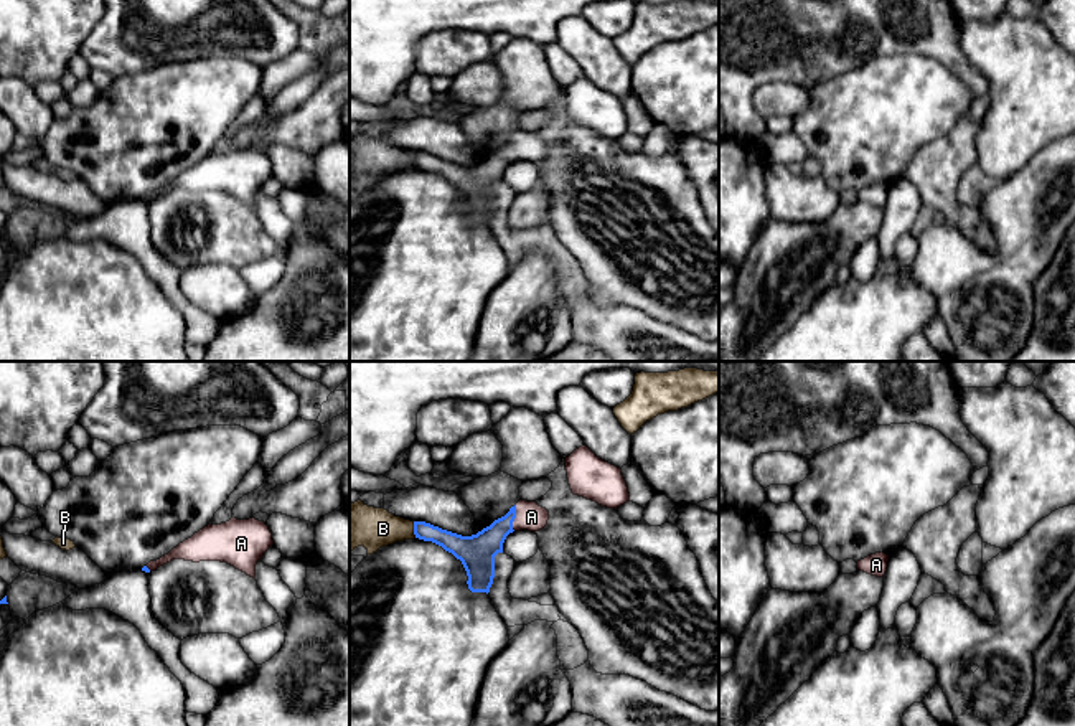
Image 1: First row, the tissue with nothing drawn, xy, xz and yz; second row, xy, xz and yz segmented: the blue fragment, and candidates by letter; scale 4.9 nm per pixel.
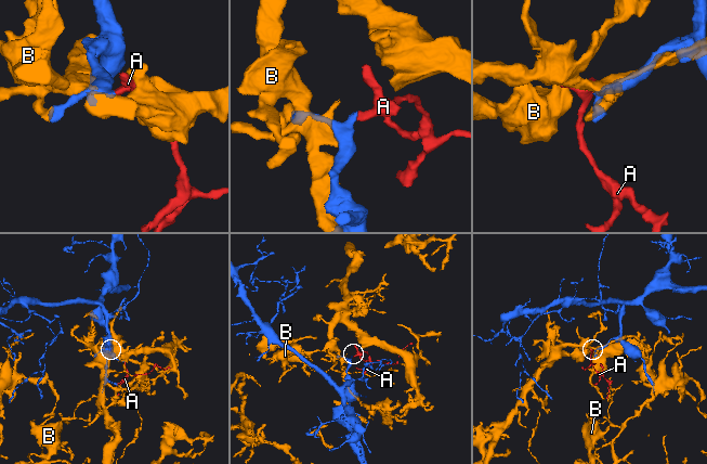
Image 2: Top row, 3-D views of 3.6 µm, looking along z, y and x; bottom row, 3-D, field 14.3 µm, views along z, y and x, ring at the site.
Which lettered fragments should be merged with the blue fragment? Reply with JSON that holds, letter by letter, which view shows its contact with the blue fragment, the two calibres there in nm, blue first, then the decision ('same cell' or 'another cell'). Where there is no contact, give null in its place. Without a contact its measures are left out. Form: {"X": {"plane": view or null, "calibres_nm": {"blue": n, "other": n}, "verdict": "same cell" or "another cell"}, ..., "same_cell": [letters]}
{"A": {"plane": "xz", "calibres_nm": {"blue": 180, "other": 140}, "verdict": "same cell"}, "B": {"plane": "xz", "calibres_nm": {"blue": 110, "other": 200}, "verdict": "another cell"}, "same_cell": ["A"]}

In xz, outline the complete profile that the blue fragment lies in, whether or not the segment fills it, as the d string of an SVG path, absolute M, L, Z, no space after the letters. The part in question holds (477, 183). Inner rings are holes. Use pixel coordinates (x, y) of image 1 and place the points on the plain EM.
M519 130L509 142L476 165L462 167L425 152L414 152L414 165L432 172L462 191L472 223L490 223L495 208L495 186L513 162L539 162L547 155L549 142L536 132Z

